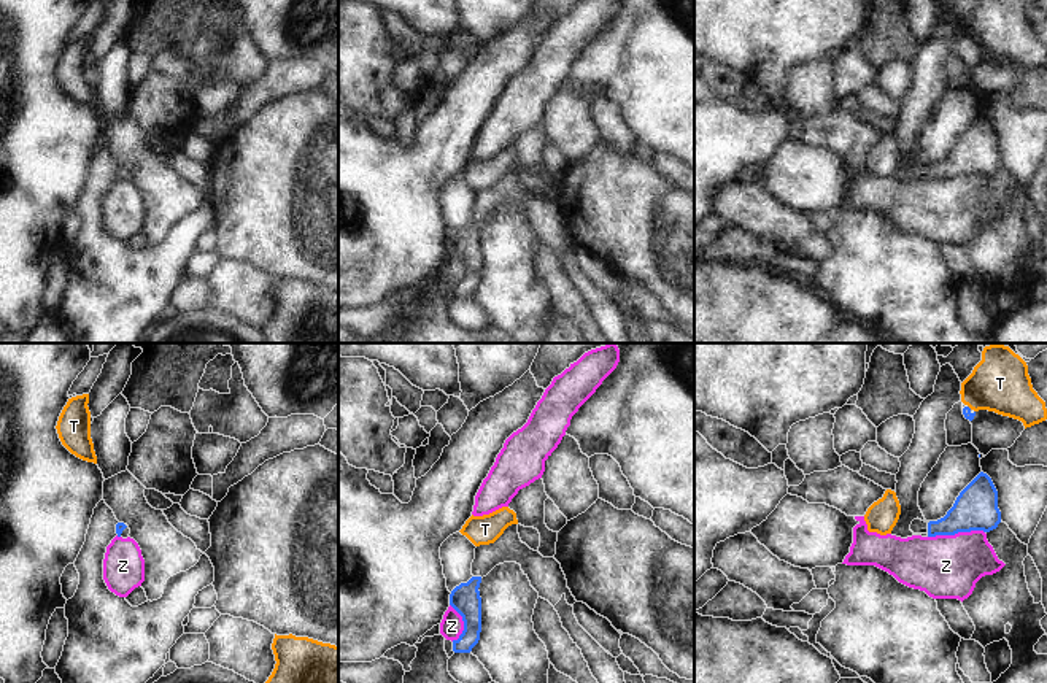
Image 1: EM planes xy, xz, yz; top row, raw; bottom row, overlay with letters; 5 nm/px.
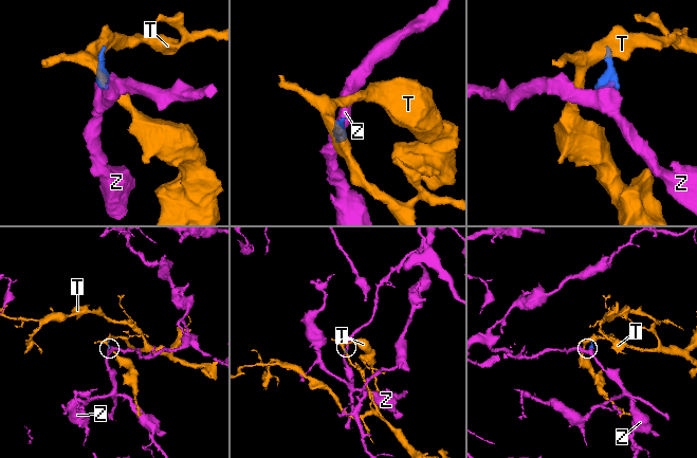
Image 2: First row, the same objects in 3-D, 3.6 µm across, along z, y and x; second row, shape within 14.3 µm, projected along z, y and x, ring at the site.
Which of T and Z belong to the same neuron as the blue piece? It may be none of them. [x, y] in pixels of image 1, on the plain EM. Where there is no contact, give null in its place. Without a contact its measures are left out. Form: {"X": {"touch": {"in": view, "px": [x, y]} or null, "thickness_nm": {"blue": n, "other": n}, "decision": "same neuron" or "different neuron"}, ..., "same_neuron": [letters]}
{"T": {"touch": null, "decision": "different neuron"}, "Z": {"touch": {"in": "yz", "px": [955, 177]}, "thickness_nm": {"blue": 220, "other": 320}, "decision": "different neuron"}, "same_neuron": []}

